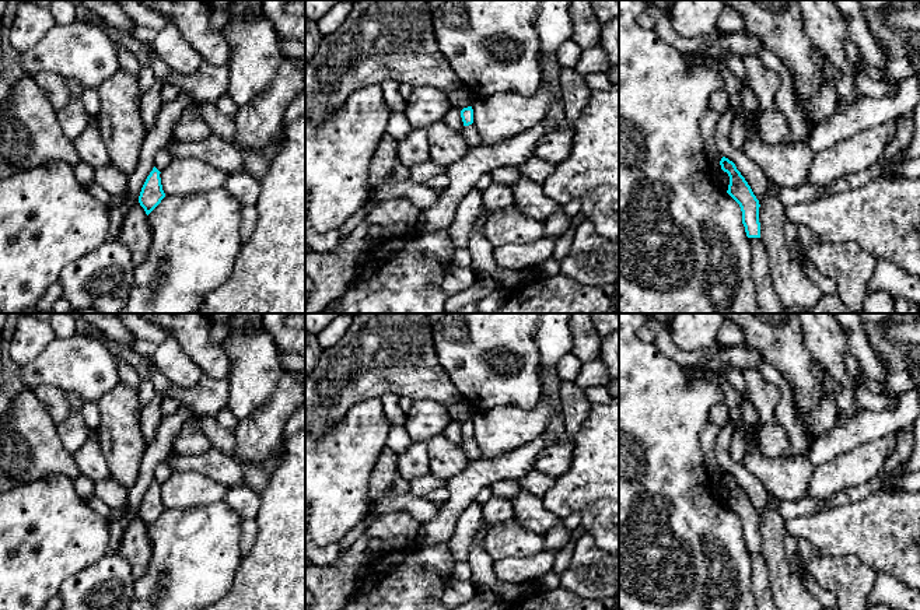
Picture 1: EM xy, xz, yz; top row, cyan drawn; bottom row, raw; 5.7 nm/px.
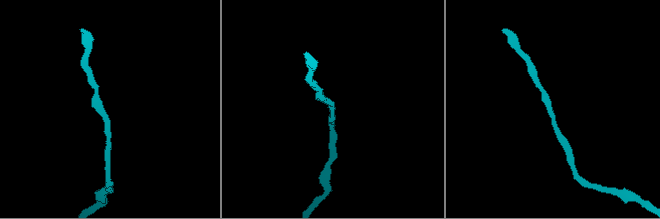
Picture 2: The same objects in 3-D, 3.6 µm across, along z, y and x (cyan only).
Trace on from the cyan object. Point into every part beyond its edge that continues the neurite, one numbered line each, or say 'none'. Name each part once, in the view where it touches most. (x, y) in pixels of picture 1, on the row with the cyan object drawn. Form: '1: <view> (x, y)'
none

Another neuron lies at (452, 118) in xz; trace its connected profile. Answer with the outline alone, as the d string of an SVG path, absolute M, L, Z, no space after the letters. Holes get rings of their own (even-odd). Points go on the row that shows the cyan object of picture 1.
M449 108L448 112L444 115L442 120L456 132L462 132L464 122L461 118L461 111L455 108Z

